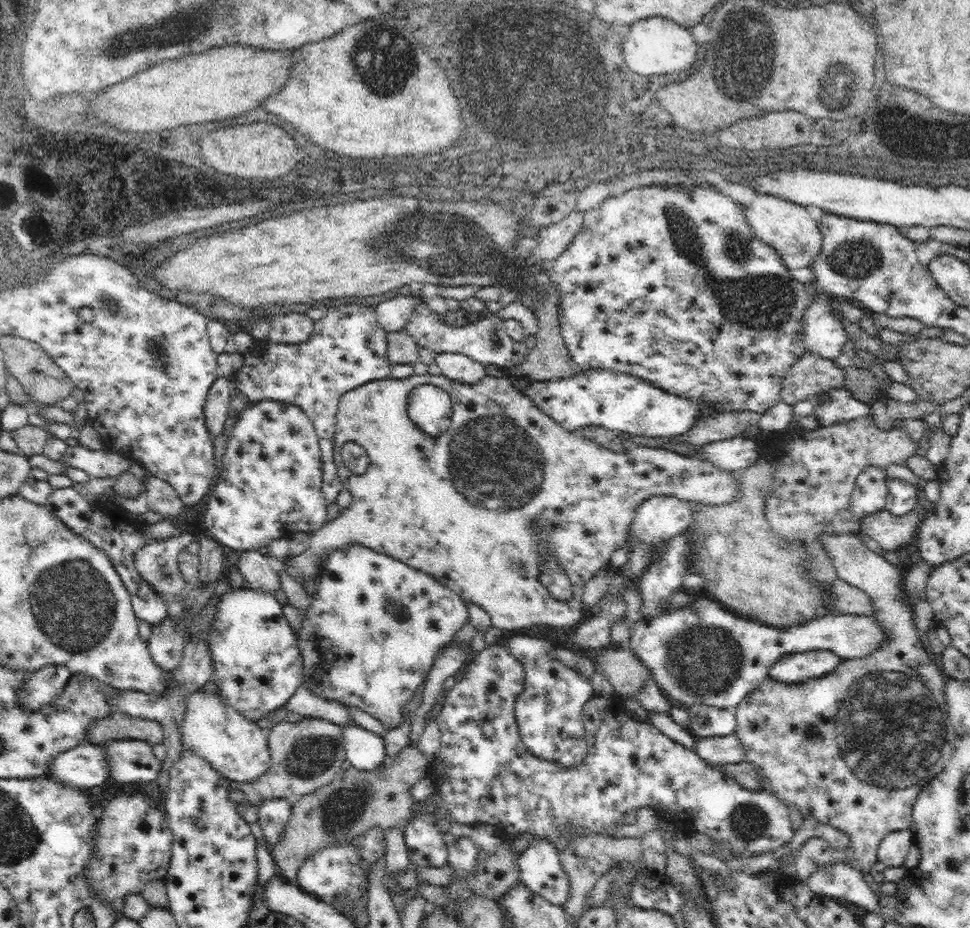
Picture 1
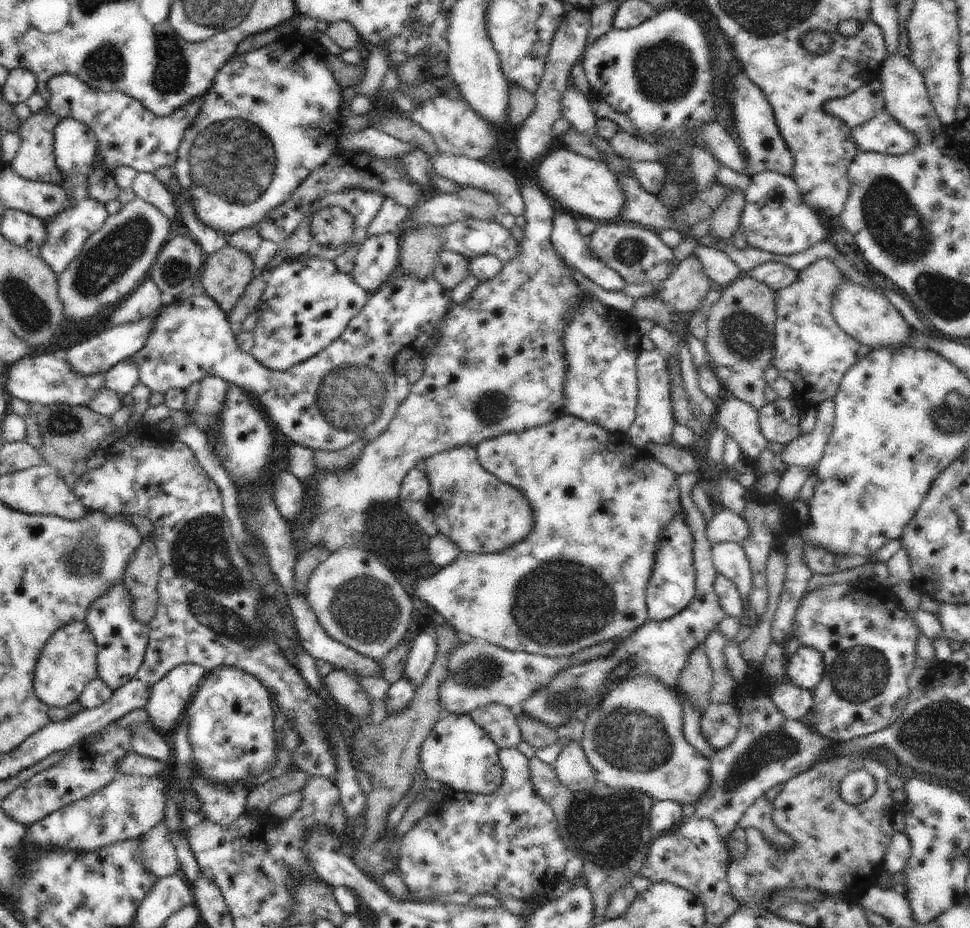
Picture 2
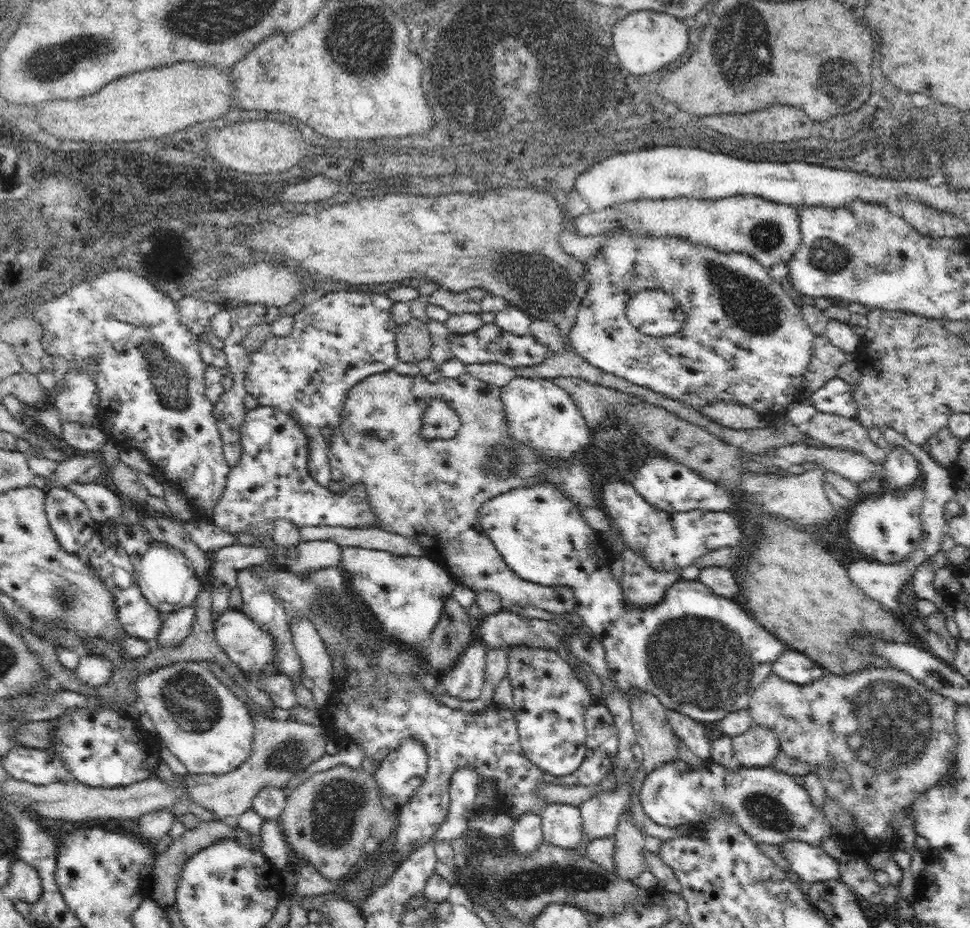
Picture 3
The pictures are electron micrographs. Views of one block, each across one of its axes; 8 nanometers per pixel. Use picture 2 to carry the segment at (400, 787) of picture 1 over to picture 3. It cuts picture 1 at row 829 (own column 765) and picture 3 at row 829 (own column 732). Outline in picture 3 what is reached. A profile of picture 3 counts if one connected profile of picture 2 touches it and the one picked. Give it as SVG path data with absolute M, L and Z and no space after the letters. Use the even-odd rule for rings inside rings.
M336 765L324 772L317 772L304 779L285 797L285 808L279 819L286 842L292 854L305 858L324 878L338 884L344 884L342 878L350 872L350 868L358 862L362 854L364 842L373 834L380 842L388 840L396 832L398 814L385 810L378 797L378 783L374 772L353 769L348 765Z

